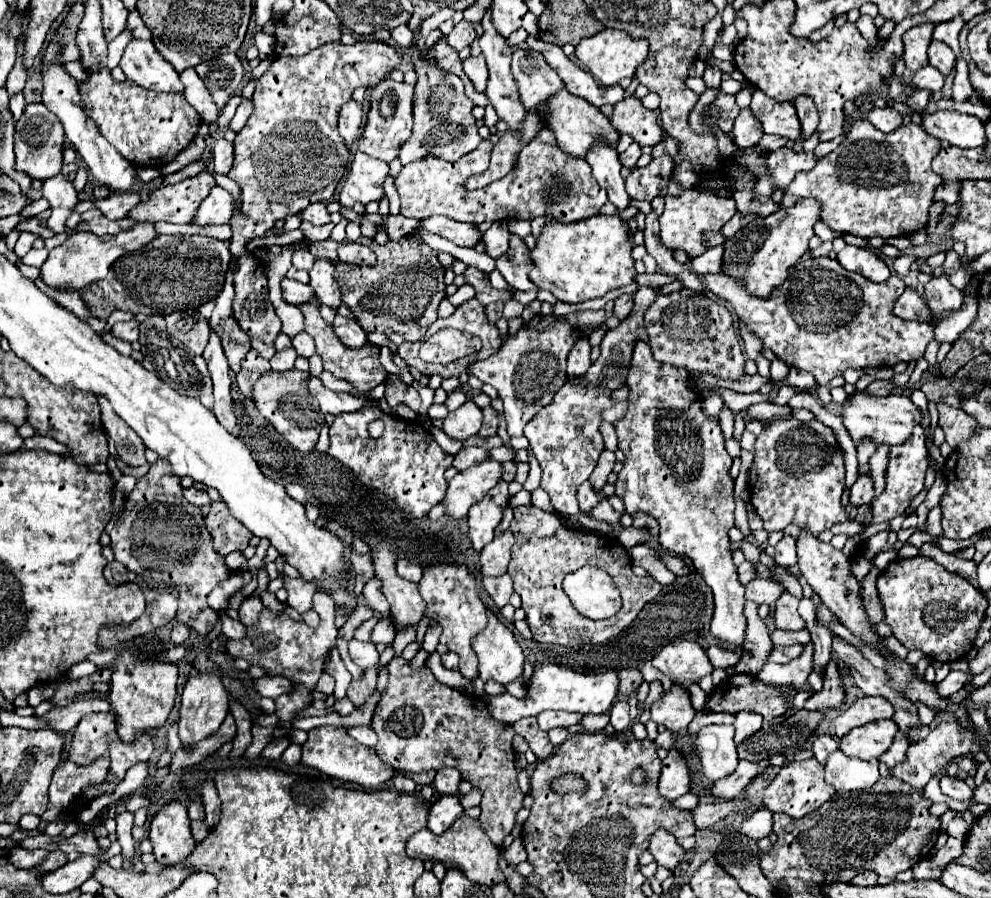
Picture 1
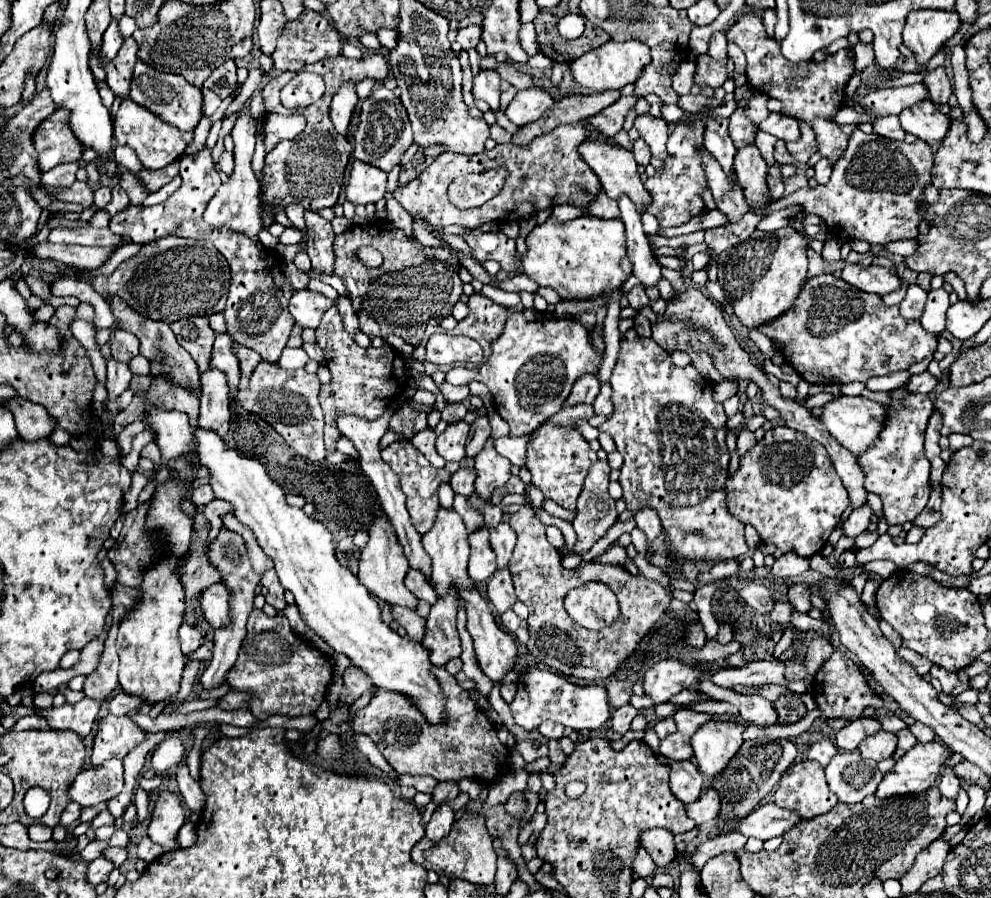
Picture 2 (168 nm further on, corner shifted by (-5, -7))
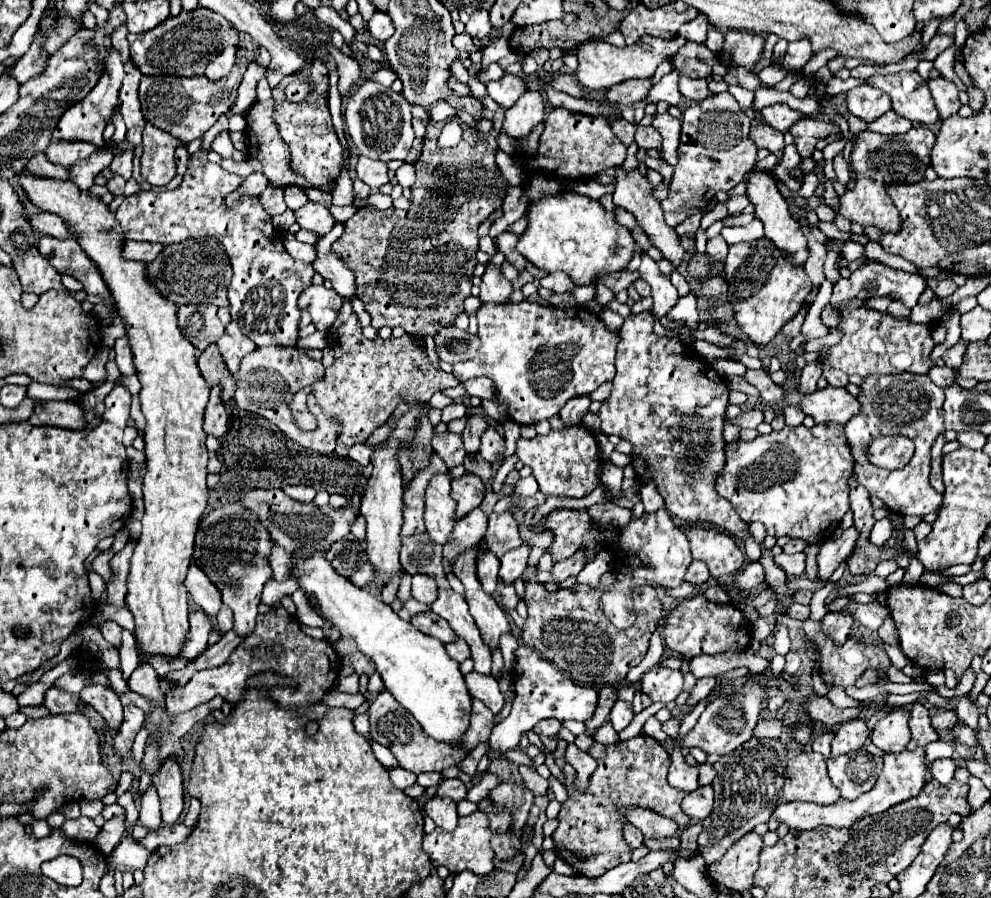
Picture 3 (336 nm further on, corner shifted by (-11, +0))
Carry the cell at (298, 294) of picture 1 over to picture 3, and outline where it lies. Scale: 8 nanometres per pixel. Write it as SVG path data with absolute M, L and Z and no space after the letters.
M310 285L298 297L298 307L312 315L312 323L318 331L326 331L342 305L342 297L334 289L326 289L324 285Z

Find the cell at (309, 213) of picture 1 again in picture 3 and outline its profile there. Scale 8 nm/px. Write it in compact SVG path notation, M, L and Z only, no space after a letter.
M308 201L302 209L294 211L294 215L296 215L296 223L300 227L304 227L308 231L314 231L320 237L324 233L328 233L336 223L330 209L320 205L320 203L314 203L314 201Z

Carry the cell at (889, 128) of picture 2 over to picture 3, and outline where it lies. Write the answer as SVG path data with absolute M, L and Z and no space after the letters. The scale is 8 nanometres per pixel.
M888 111L882 117L878 117L874 123L870 123L868 129L876 133L884 133L884 135L894 135L894 133L910 131L912 123L908 119L902 119L896 111Z

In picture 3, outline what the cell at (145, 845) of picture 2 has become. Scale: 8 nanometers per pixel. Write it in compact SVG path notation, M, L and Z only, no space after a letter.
M146 793L142 797L142 809L140 809L140 823L148 829L154 831L158 827L162 827L160 821L160 803L158 803L158 795L156 793Z

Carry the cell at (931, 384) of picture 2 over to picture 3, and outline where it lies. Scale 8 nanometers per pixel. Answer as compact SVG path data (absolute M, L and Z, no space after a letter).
M934 365L932 371L928 373L928 377L930 377L938 387L946 387L946 385L952 385L952 383L954 383L954 369Z

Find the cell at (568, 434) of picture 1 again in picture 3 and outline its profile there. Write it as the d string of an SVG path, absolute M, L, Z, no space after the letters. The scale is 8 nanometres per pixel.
M562 429L550 431L546 437L534 439L518 439L516 449L518 459L532 469L540 491L548 497L584 497L594 491L598 485L598 469L600 469L600 453L592 431L588 429Z

